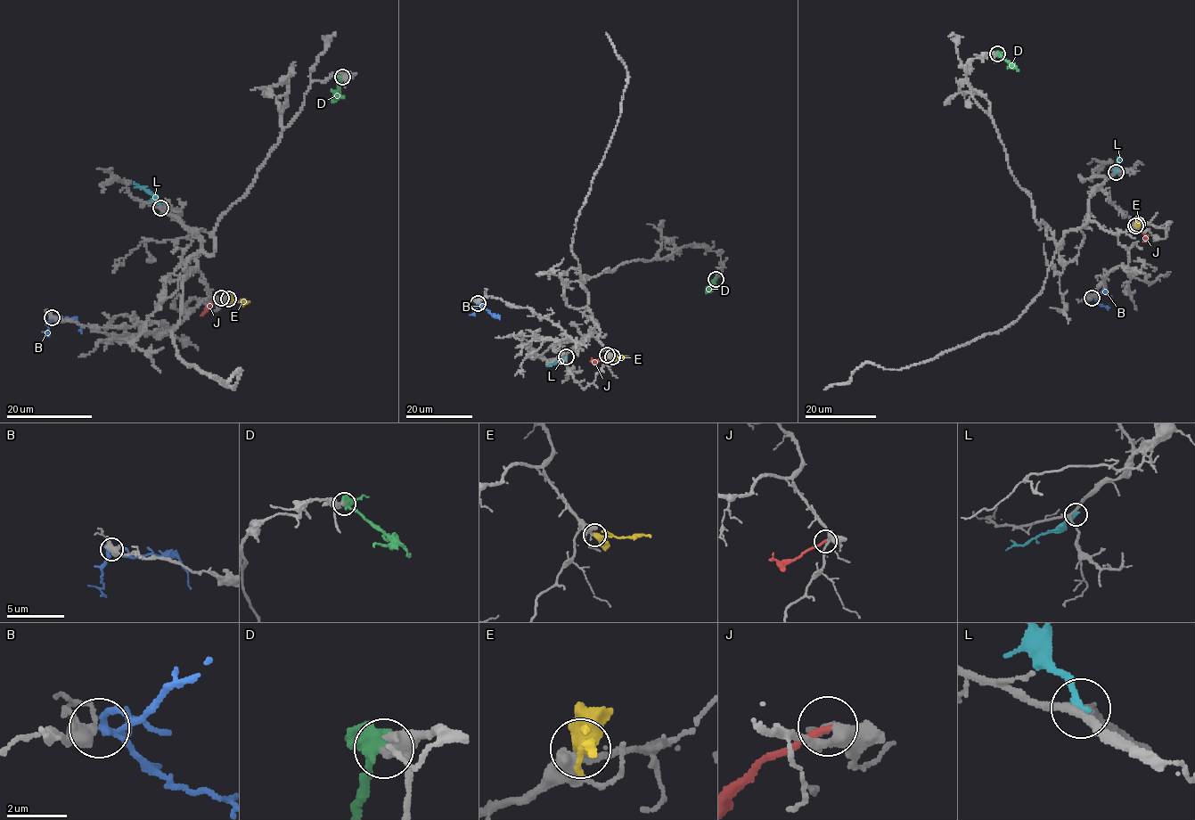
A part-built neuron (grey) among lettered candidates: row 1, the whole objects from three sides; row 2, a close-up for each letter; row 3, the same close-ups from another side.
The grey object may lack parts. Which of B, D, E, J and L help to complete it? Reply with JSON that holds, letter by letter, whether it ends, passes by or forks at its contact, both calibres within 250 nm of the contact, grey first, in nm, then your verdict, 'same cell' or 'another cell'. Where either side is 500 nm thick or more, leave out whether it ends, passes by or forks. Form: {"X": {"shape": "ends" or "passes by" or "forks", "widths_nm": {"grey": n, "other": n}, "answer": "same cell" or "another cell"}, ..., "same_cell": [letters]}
{"B": {"shape": "forks", "widths_nm": {"grey": 360, "other": 160}, "answer": "same cell"}, "D": {"shape": "passes by", "widths_nm": {"grey": 380, "other": 420}, "answer": "same cell"}, "E": {"shape": "passes by", "widths_nm": {"grey": 400, "other": 440}, "answer": "same cell"}, "J": {"shape": "ends", "widths_nm": {"grey": 360, "other": 200}, "answer": "another cell"}, "L": {"shape": "ends", "widths_nm": {"grey": 200, "other": 240}, "answer": "another cell"}, "same_cell": ["B", "D", "E"]}

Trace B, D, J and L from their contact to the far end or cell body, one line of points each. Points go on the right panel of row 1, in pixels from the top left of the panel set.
B: (1092, 298), (1105, 291), (1110, 297)
D: (997, 53), (1018, 69)
J: (1135, 226), (1143, 232), (1146, 242)
L: (1116, 172), (1119, 159), (1117, 157)

